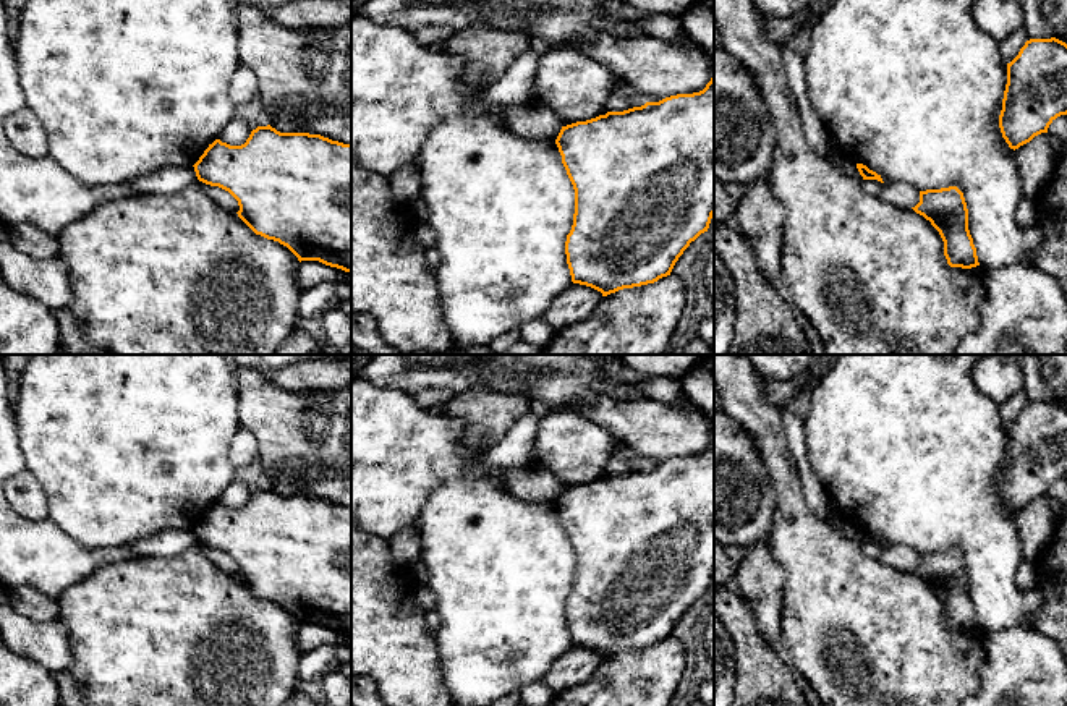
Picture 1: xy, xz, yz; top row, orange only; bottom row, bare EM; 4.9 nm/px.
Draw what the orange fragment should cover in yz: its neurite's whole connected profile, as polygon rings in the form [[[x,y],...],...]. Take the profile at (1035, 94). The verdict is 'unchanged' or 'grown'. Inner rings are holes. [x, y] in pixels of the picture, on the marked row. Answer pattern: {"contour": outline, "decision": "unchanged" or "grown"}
{"contour": [[[1056,37],[1030,39],[1007,63],[1002,138],[1015,151],[1048,133],[1061,115],[1067,115],[1067,44]]], "decision": "unchanged"}

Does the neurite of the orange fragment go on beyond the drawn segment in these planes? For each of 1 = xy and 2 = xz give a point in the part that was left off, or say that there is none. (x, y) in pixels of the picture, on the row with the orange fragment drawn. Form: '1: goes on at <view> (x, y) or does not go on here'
1: does not go on here
2: does not go on here

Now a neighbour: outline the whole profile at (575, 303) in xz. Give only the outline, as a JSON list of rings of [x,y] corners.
[[[572,283],[552,301],[542,319],[560,330],[588,317],[602,298],[602,293],[591,287]]]

